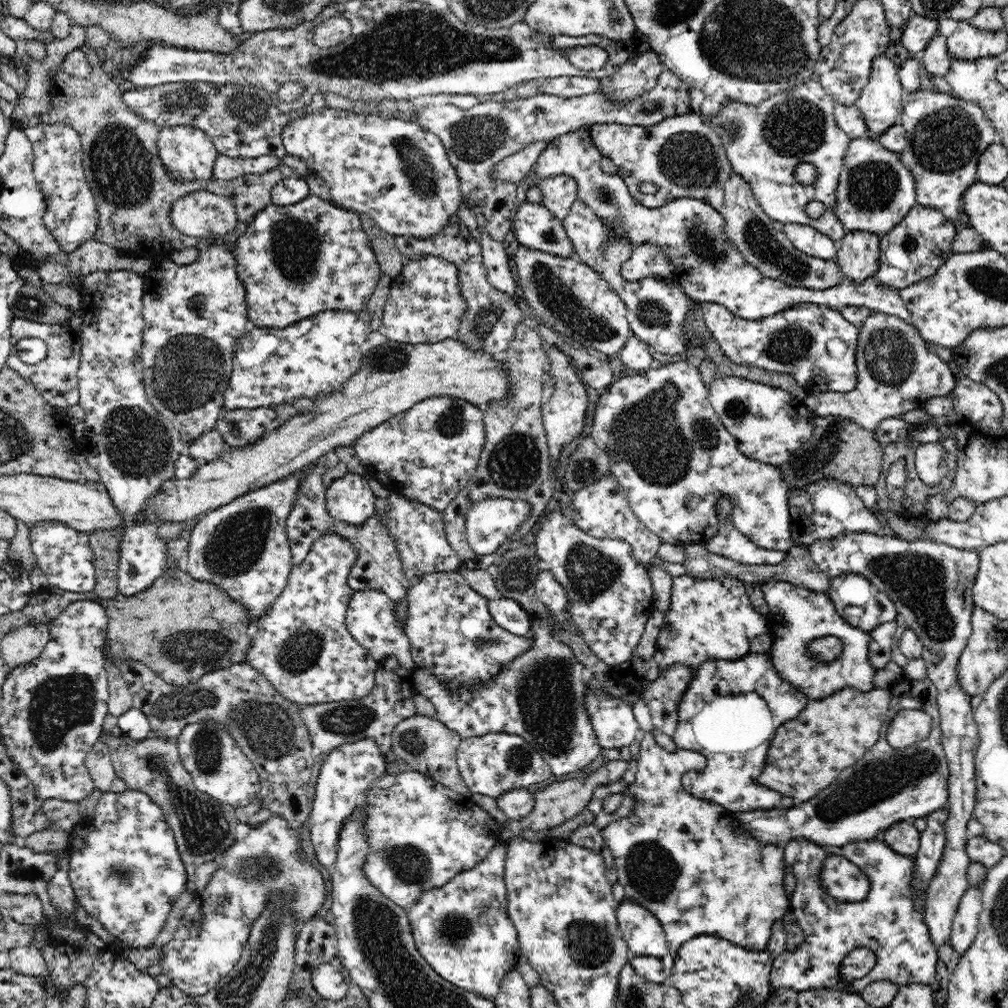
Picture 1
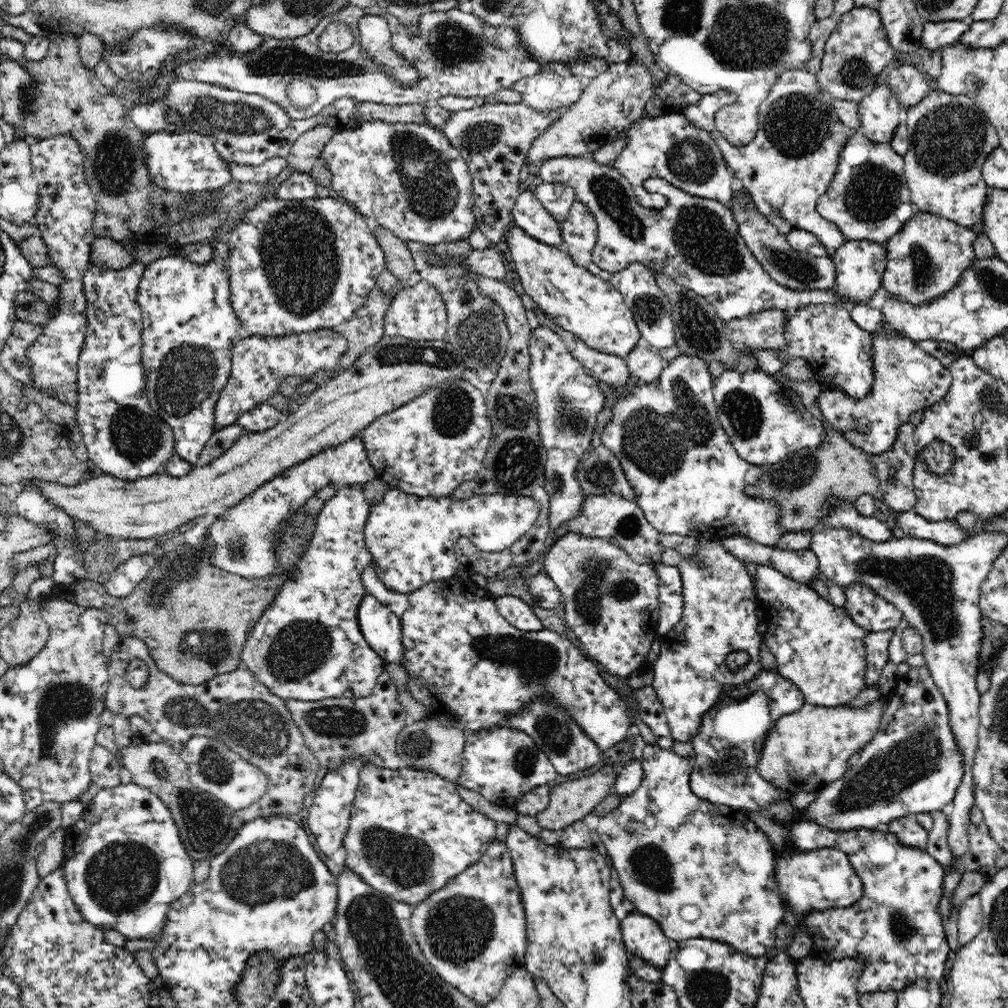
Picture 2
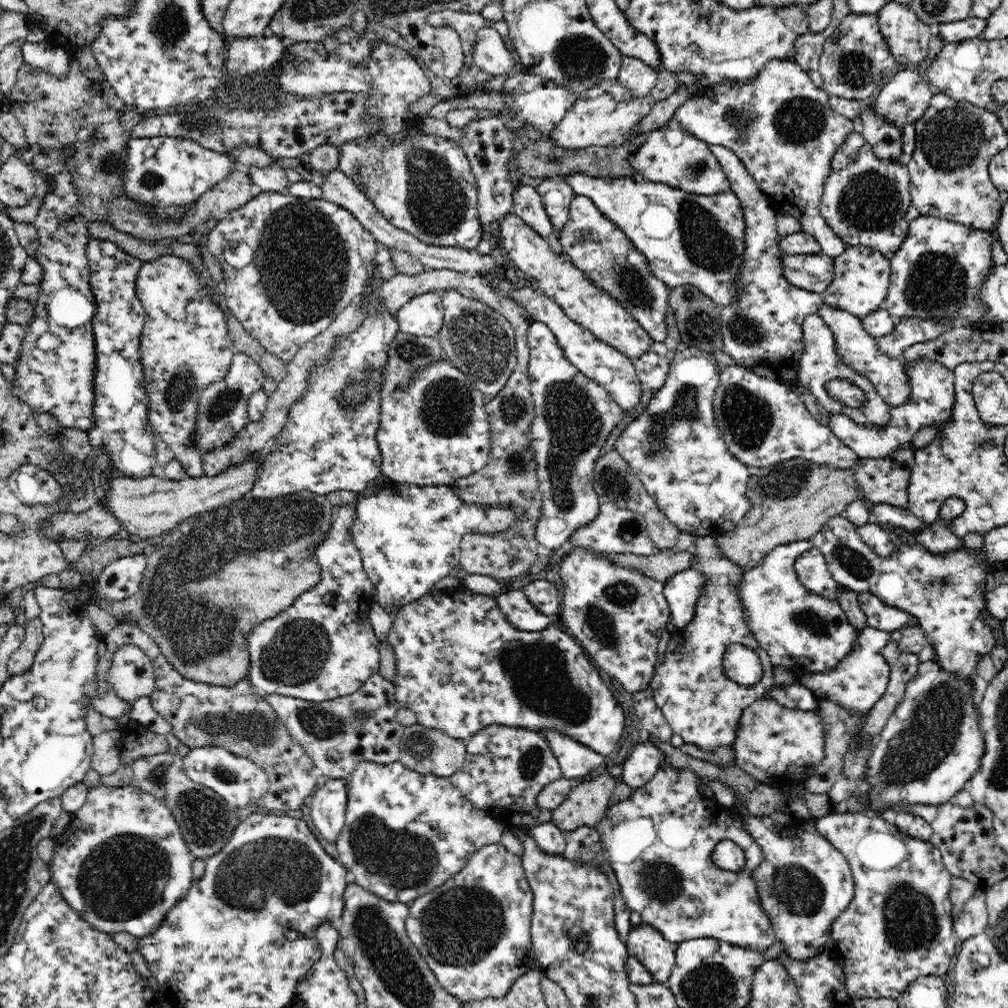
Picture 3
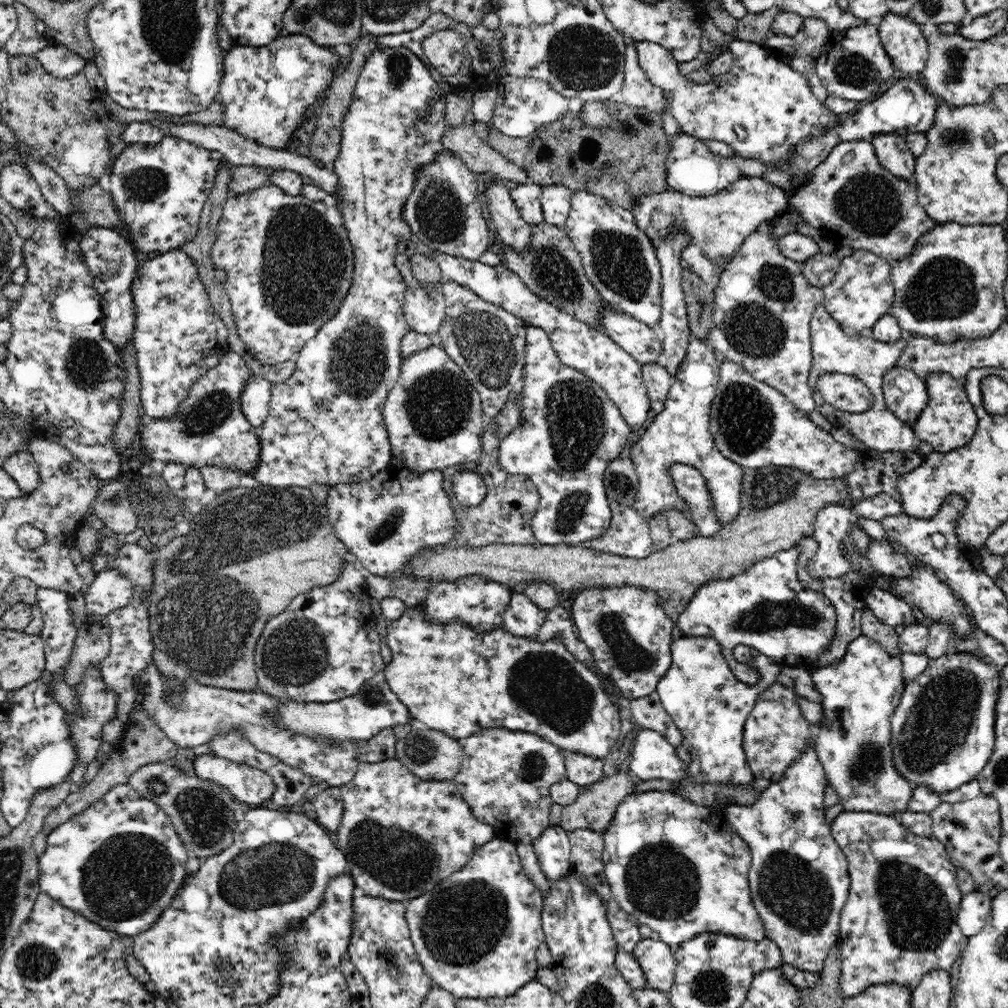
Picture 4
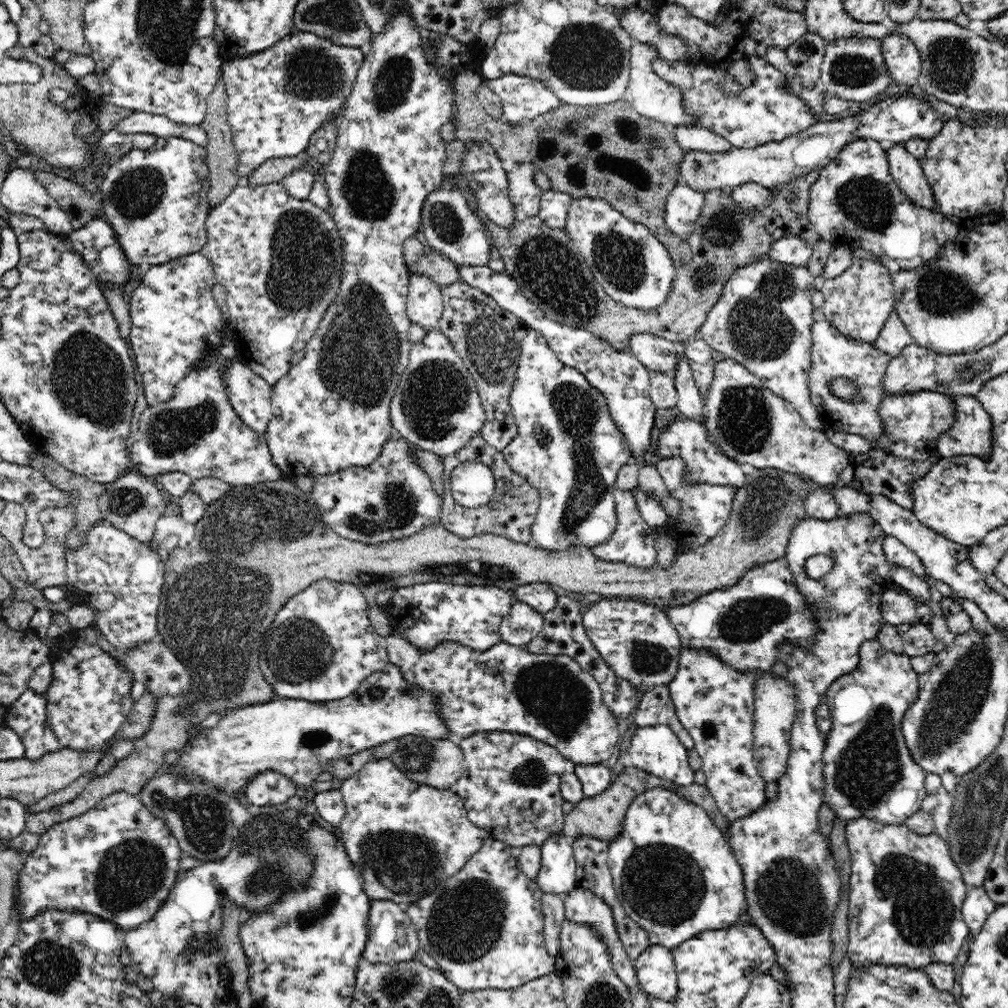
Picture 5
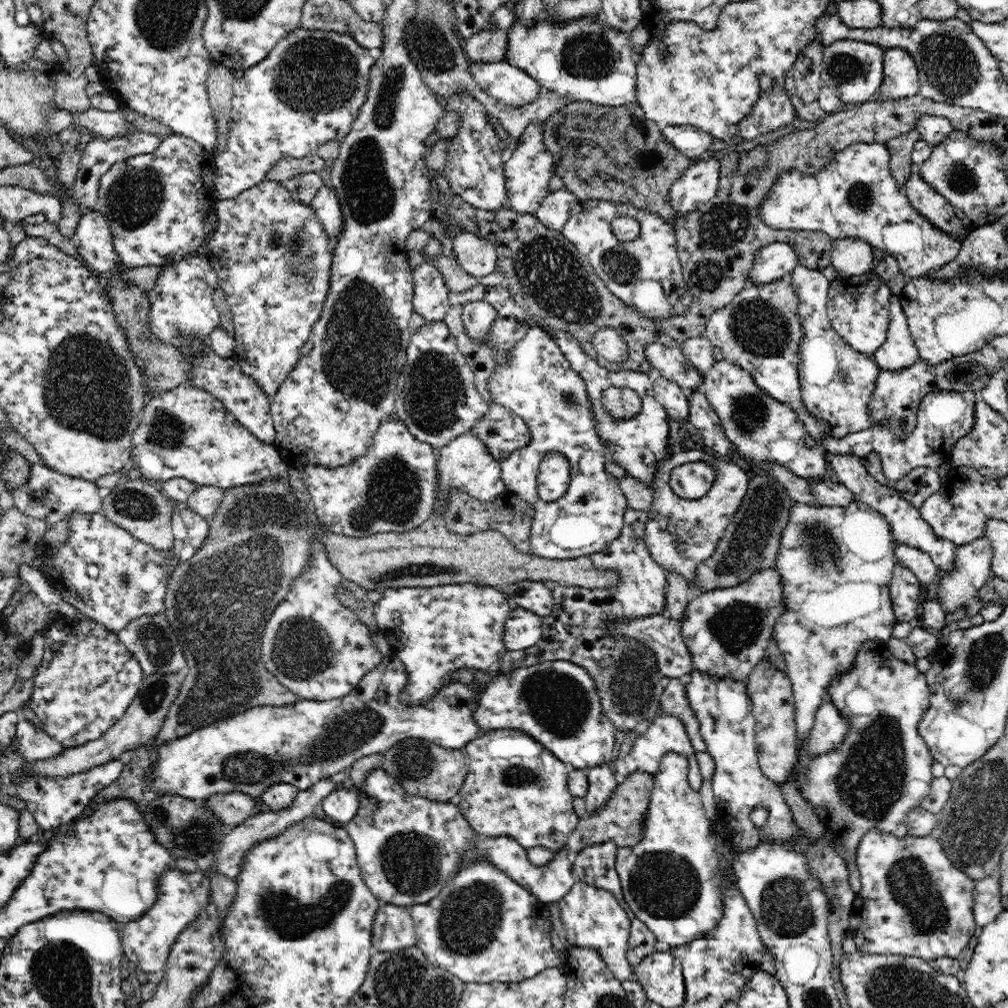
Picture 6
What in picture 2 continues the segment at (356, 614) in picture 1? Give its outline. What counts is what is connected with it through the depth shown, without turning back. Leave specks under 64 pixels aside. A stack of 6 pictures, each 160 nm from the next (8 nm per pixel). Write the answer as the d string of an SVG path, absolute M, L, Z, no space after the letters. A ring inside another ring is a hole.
M370 593L361 600L357 617L368 646L371 646L386 663L403 665L401 617L388 610L386 605Z

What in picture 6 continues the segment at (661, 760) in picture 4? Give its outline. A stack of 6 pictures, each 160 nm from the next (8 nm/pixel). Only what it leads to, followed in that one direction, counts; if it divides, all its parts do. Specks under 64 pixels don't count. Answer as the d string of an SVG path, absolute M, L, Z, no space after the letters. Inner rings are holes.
M662 712L653 719L648 730L638 736L634 747L629 753L629 757L638 765L638 771L654 775L658 772L662 758L667 753L676 753L688 759L690 768L688 768L687 779L690 787L698 792L701 788L703 778L696 760L697 751L692 747L692 743L690 743L690 737L688 737L688 732L684 729L683 722L671 714L668 715Z

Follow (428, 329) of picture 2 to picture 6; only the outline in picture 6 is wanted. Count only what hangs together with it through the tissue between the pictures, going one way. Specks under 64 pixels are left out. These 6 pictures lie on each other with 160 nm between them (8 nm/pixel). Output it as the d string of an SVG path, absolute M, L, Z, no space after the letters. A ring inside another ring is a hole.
M431 238L422 252L424 262L413 269L414 296L413 310L422 316L427 323L443 321L448 313L449 292L444 276L435 262L442 257L443 247L435 238Z

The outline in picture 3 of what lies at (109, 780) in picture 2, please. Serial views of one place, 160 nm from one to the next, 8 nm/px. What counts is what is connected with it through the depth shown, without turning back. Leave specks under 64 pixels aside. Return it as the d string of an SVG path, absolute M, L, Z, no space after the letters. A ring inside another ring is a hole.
M119 729L104 731L99 736L93 736L91 768L101 777L108 777L119 771L121 736Z

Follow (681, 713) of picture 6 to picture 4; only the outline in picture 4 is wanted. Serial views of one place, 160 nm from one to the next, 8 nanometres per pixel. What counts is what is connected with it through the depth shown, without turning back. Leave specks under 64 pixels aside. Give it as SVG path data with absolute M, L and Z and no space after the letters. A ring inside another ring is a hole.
M657 691L648 696L631 699L627 714L629 721L638 724L642 729L652 730L664 736L674 747L685 744L684 736L665 711Z

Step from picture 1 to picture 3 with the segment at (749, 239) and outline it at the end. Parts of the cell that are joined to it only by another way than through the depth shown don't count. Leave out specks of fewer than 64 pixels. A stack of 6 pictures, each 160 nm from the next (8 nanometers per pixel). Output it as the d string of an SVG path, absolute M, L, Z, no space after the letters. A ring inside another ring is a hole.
M782 251L782 267L788 283L814 293L825 293L835 276L834 257L820 253L791 256Z

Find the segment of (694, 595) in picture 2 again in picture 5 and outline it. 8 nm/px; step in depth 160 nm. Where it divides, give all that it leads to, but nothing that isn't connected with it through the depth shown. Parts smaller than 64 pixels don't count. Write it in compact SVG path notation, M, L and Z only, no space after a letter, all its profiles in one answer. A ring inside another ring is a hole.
M682 647L678 670L667 684L677 717L702 759L705 786L730 822L755 813L768 802L766 781L758 773L753 754L754 686L763 672L739 671L704 649Z

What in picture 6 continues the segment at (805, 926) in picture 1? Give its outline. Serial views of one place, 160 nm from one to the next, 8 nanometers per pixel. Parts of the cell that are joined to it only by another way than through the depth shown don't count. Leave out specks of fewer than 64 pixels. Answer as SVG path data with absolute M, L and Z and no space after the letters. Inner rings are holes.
M872 829L858 841L855 856L861 890L851 907L848 934L853 937L857 950L866 954L915 956L928 962L942 957L956 959L976 932L973 915L975 880L953 864L940 839L935 834L898 838Z

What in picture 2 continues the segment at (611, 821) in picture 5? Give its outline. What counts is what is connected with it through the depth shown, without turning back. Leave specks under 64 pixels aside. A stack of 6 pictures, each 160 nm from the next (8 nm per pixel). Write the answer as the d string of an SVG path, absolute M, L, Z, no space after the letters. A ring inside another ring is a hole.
M611 765L595 768L591 775L563 782L552 787L550 802L542 812L535 817L540 828L559 831L576 821L582 821L585 816L592 813L606 798L614 792L617 774Z

